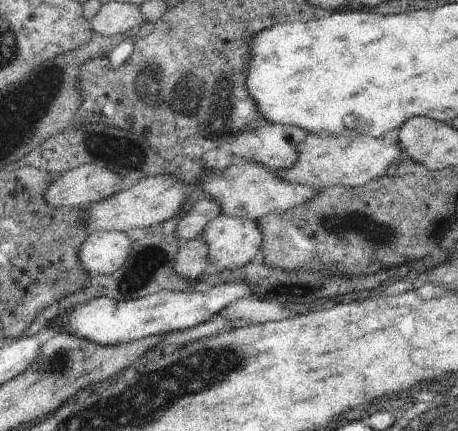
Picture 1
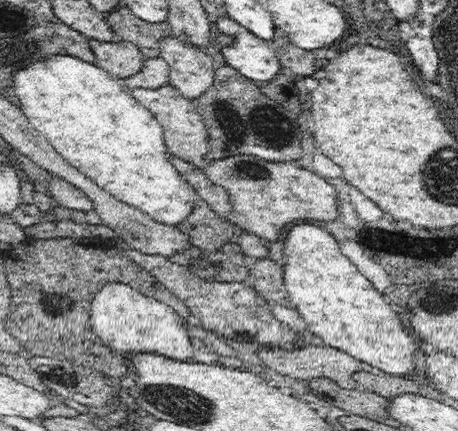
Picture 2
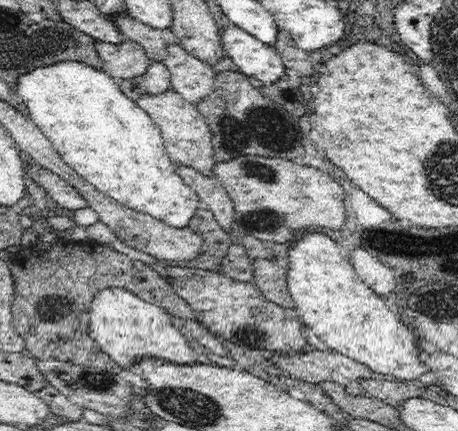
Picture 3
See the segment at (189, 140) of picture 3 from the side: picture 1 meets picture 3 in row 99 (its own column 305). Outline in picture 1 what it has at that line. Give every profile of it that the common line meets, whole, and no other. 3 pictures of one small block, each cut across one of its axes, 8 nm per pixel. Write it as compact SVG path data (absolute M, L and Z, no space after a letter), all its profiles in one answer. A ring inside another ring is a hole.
M391 130L385 136L319 136L307 134L299 142L299 158L297 162L279 174L281 180L299 186L313 186L317 190L325 188L361 188L373 178L381 178L391 164L403 160L403 146L397 140L399 130Z

